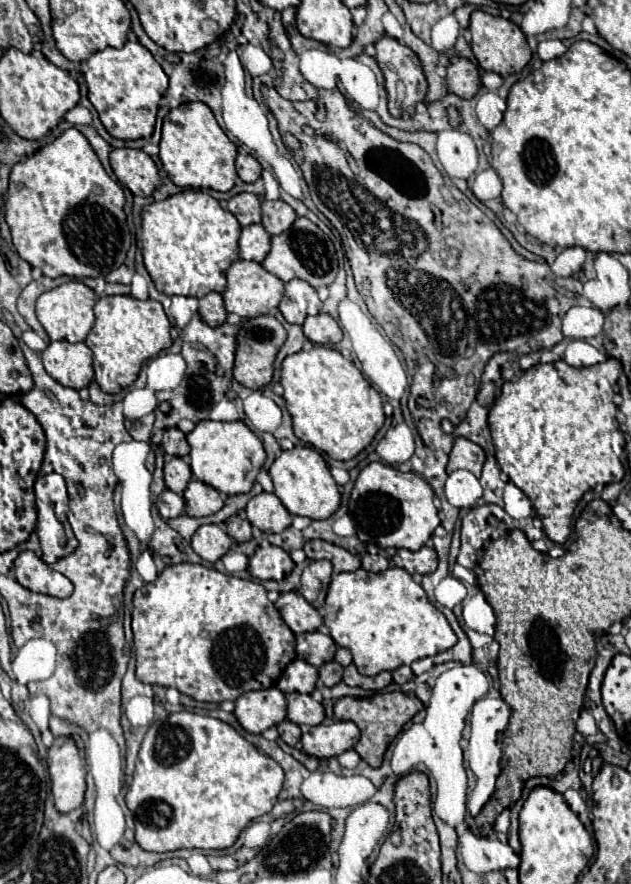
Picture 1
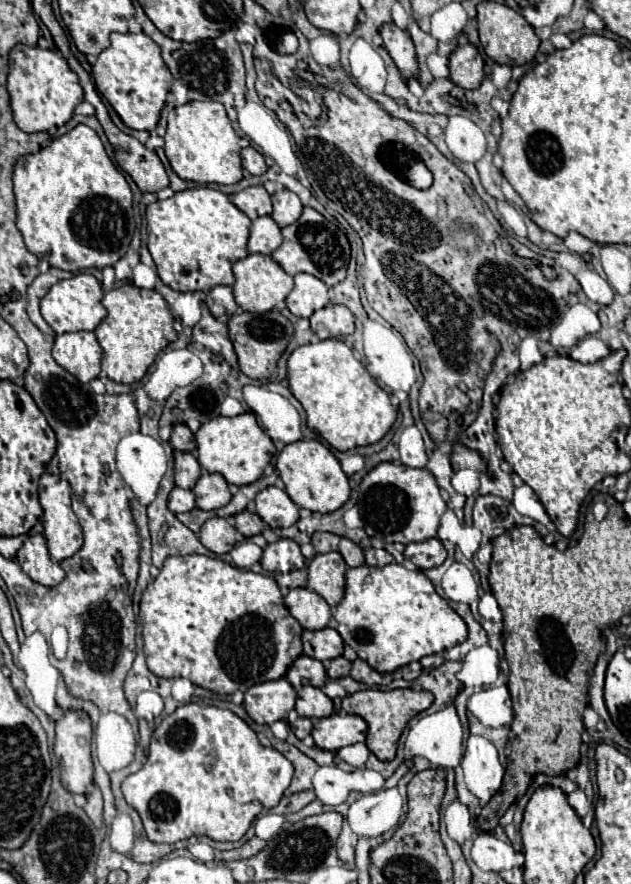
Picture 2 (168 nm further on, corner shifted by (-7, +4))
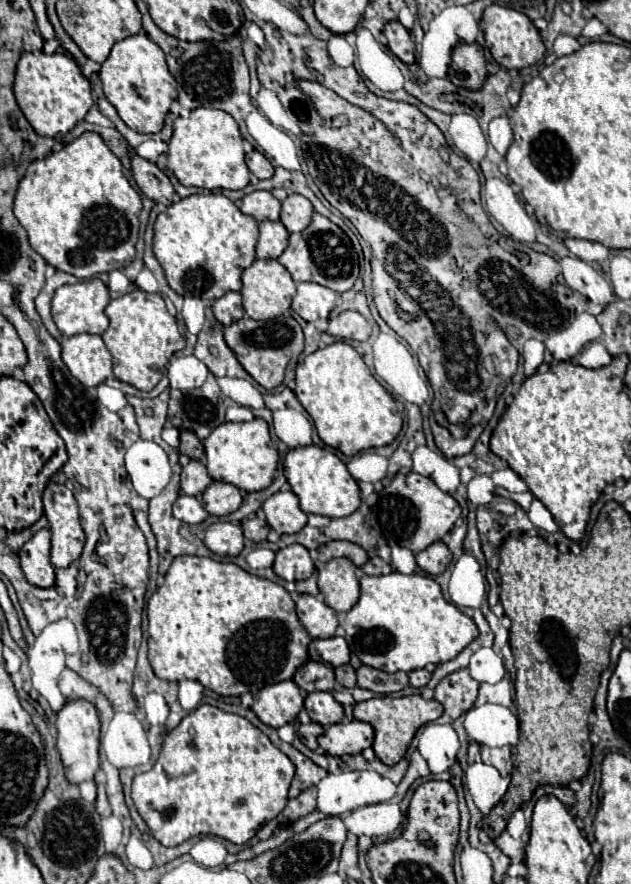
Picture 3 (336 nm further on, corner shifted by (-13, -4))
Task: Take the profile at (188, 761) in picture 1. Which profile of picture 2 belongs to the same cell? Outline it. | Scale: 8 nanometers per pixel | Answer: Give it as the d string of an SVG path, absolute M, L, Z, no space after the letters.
M184 704L168 714L154 730L146 764L122 782L122 792L126 802L140 814L144 832L152 842L174 844L190 836L234 842L248 832L252 820L260 812L270 810L280 802L284 790L290 786L292 774L294 766L278 750L264 748L258 742L256 732L234 712L214 706Z

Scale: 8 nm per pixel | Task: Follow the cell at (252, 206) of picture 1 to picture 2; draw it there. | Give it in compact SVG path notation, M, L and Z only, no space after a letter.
M264 186L244 188L244 190L240 190L238 194L232 196L232 202L250 220L256 220L258 216L272 214L272 200L270 200L270 194L264 190Z

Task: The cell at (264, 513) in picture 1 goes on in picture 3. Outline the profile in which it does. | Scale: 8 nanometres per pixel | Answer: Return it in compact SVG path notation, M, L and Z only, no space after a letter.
M276 492L264 502L262 510L266 514L266 522L278 534L294 534L306 526L306 514L302 512L294 492Z

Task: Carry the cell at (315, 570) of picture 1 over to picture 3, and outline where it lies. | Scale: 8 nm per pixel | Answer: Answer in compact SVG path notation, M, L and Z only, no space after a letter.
M332 558L318 572L318 588L330 608L336 612L348 612L360 596L356 566L348 558Z

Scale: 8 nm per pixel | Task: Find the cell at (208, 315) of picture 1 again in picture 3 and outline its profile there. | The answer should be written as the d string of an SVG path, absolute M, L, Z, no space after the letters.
M226 292L222 298L214 300L212 310L214 310L216 320L218 320L220 324L224 324L224 326L240 320L240 318L244 316L240 292Z

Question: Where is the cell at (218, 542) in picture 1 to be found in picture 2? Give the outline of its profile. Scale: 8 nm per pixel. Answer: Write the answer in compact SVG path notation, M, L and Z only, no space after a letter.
M210 518L200 528L200 542L214 554L226 554L236 544L236 530L226 518Z

